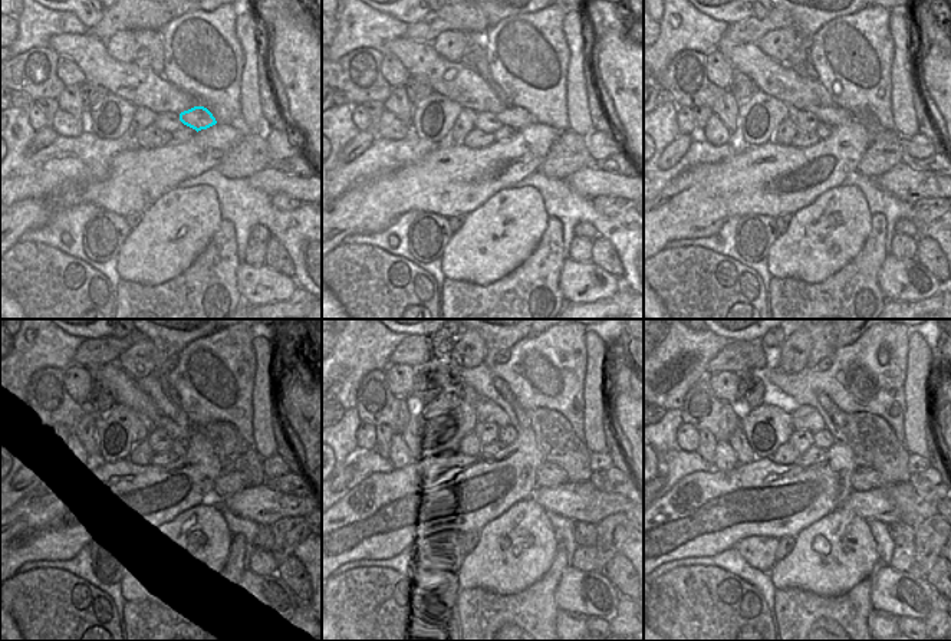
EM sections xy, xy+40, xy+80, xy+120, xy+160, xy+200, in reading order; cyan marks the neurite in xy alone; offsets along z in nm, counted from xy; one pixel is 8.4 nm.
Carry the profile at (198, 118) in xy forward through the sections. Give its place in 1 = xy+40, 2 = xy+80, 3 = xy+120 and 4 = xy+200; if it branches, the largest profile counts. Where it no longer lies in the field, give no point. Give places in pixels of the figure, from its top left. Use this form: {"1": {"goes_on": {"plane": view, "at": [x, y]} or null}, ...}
{"1": {"goes_on": {"plane": "xy+40", "at": [515, 117]}}, "2": {"goes_on": {"plane": "xy+80", "at": [833, 115]}}, "3": {"goes_on": {"plane": "xy+120", "at": [165, 423]}}, "4": {"goes_on": {"plane": "xy+200", "at": [805, 417]}}}

